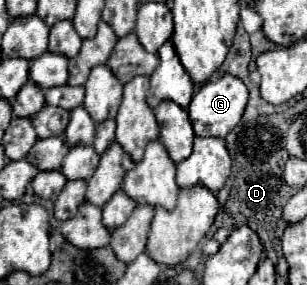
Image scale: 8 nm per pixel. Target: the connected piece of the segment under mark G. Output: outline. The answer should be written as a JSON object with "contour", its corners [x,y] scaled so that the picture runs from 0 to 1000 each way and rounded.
{"contour":[[[733,260],[720,274],[694,274],[674,295],[661,295],[629,330],[629,351],[622,351],[616,379],[609,379],[635,477],[733,484],[785,428],[785,407],[792,407],[798,372],[805,372],[805,344],[811,344],[805,302],[779,274],[765,274],[752,260]]]}

